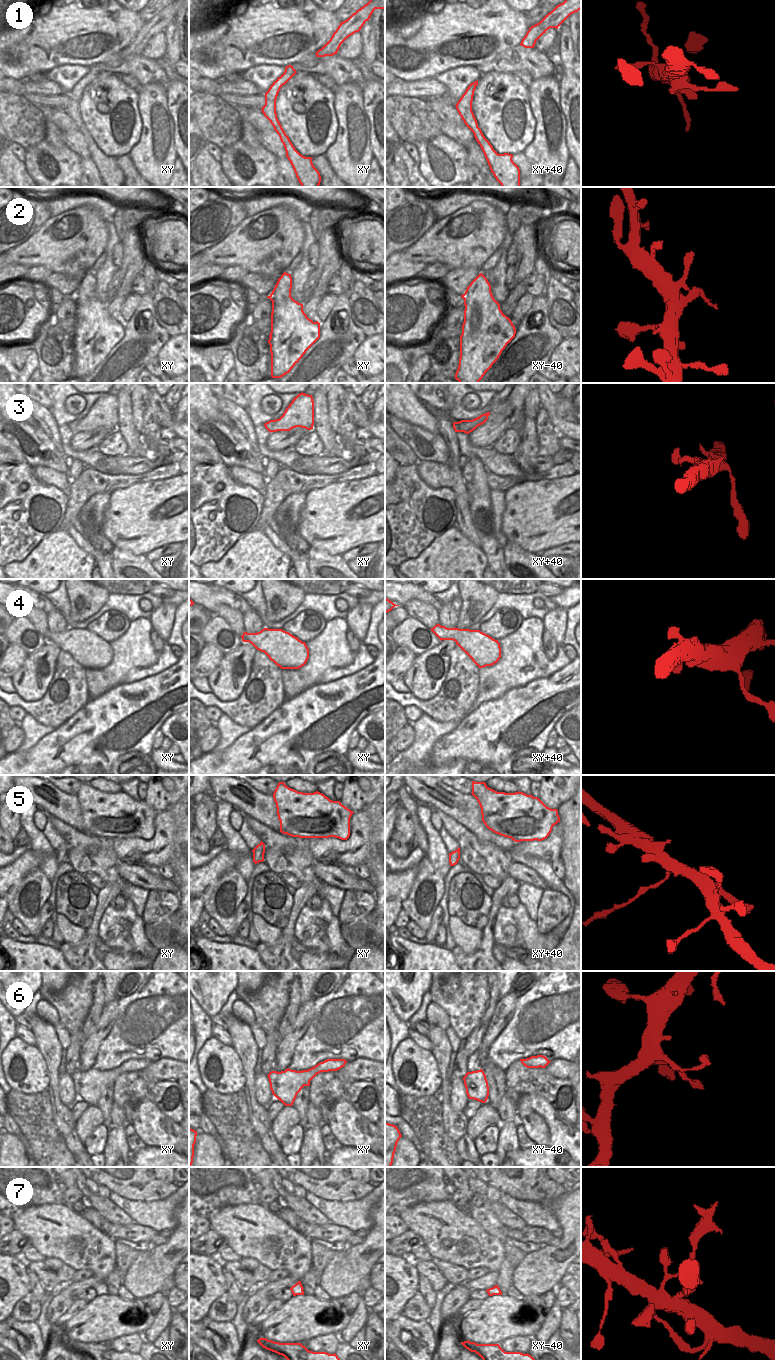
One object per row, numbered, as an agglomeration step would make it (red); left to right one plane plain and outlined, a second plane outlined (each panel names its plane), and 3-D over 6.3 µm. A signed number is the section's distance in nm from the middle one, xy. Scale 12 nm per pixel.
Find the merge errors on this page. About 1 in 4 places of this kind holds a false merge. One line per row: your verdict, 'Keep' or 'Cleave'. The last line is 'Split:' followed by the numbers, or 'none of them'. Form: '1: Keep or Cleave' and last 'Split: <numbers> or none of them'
1: Keep
2: Keep
3: Keep
4: Keep
5: Cleave
6: Keep
7: Cleave
Split: 5, 7

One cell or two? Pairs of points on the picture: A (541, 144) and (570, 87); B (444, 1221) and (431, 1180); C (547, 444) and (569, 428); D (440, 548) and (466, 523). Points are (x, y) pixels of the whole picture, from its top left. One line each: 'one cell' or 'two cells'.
A: two cells
B: two cells
C: two cells
D: two cells

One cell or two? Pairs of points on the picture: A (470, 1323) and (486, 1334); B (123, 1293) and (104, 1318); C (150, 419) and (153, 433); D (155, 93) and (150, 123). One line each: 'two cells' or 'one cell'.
A: one cell
B: two cells
C: one cell
D: one cell

